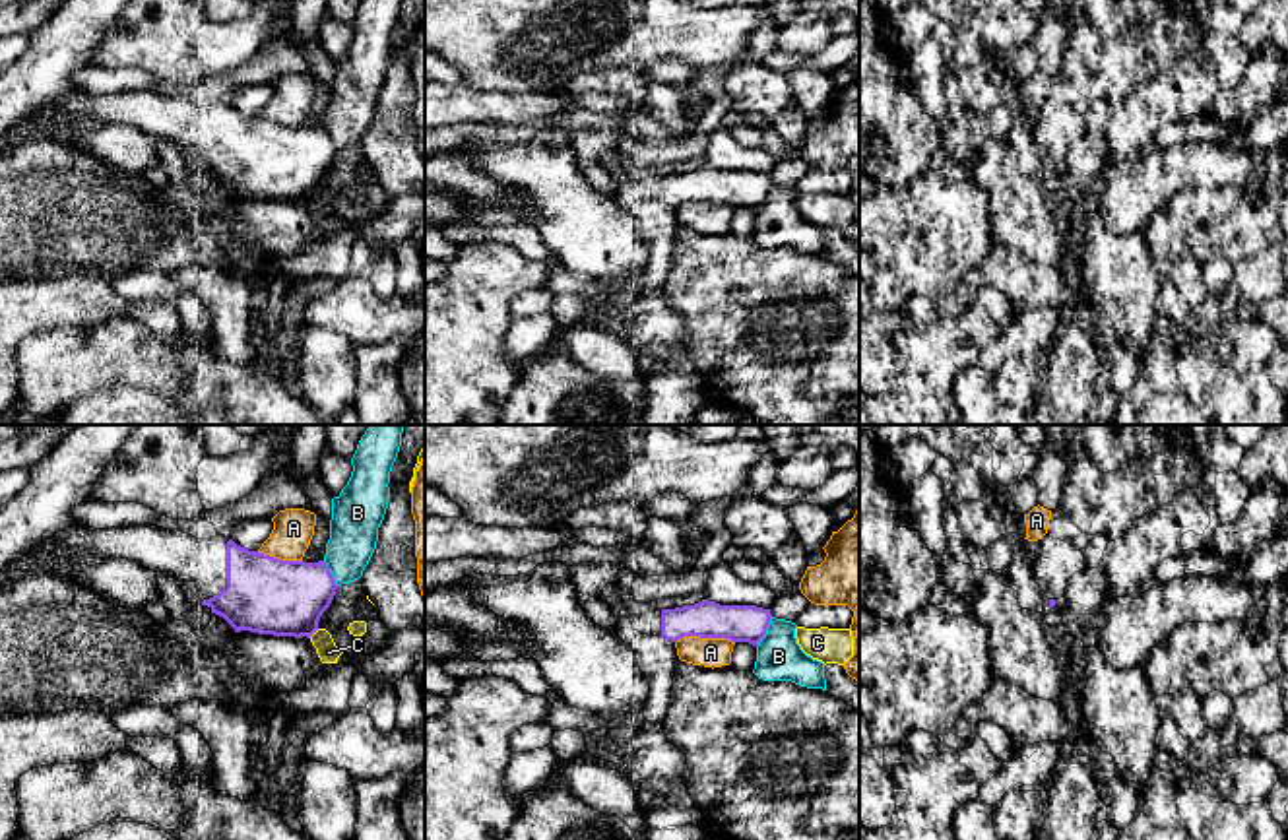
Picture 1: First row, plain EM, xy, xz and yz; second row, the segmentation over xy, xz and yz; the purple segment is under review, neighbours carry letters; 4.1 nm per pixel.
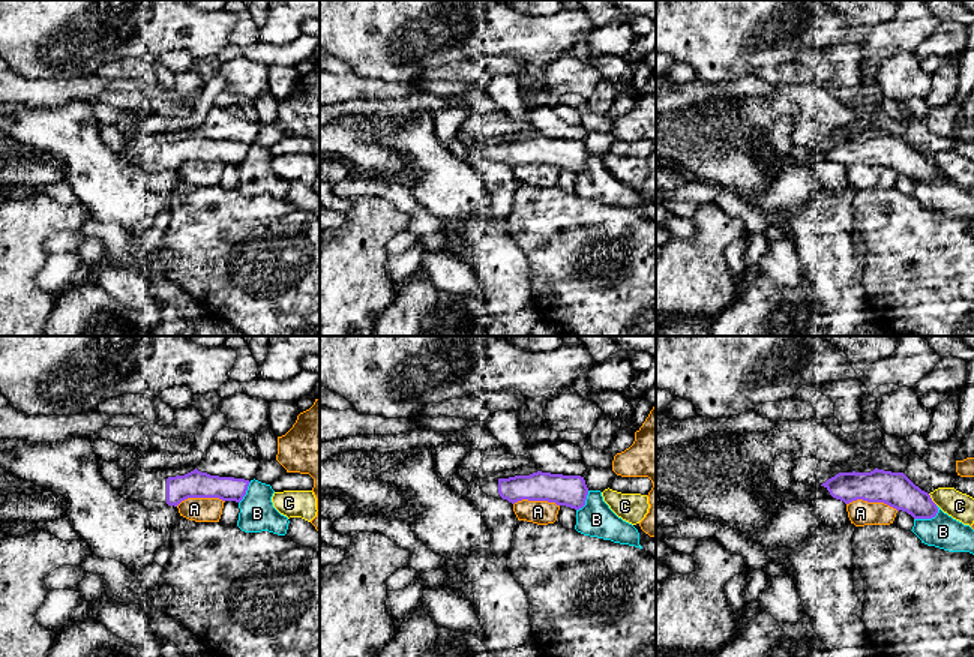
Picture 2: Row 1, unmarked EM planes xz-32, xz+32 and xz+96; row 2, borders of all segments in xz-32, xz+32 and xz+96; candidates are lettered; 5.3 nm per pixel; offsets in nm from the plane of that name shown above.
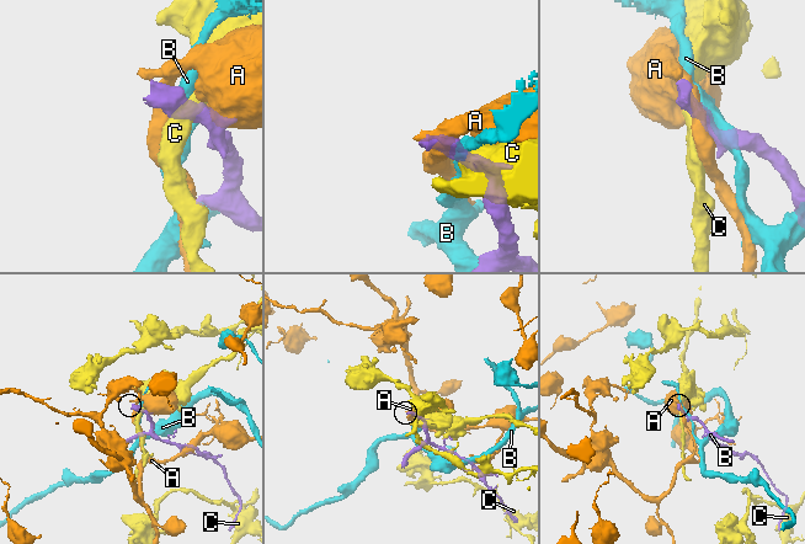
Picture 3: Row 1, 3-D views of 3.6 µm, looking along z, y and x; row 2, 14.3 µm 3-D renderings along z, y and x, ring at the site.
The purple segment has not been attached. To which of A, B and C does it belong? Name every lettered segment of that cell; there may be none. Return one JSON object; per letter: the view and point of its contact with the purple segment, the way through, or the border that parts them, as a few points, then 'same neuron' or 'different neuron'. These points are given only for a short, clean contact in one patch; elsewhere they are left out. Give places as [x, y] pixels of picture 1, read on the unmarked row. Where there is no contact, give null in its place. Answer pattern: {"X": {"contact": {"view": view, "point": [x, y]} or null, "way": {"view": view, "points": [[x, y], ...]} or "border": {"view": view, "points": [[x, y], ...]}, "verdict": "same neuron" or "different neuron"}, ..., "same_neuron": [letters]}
{"A": {"contact": {"view": "xz", "point": [705, 202]}, "verdict": "different neuron"}, "B": {"contact": {"view": "xz", "point": [765, 198]}, "verdict": "different neuron"}, "C": {"contact": {"view": "xy", "point": [313, 198]}, "verdict": "different neuron"}, "same_neuron": []}

